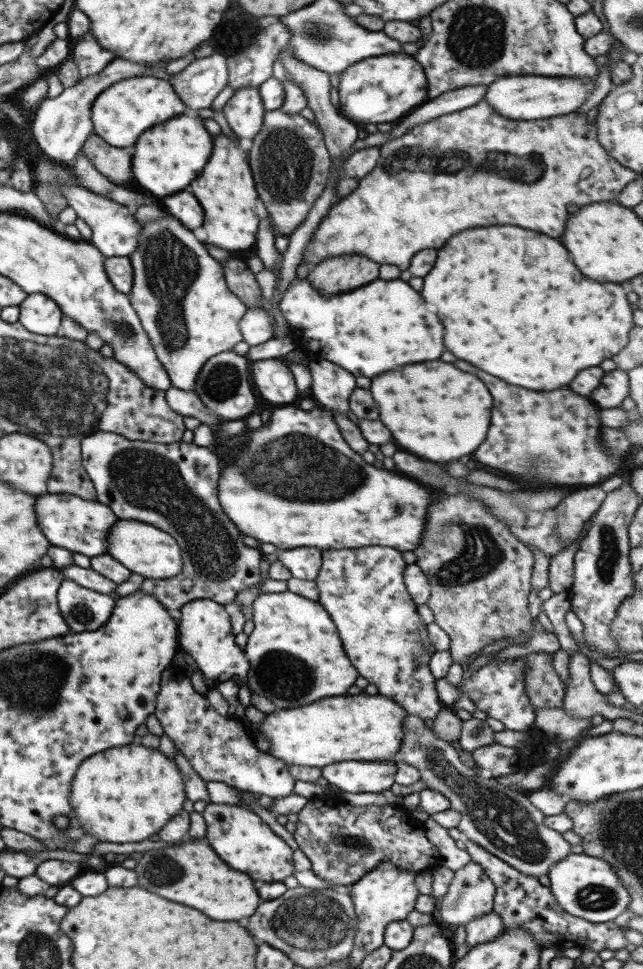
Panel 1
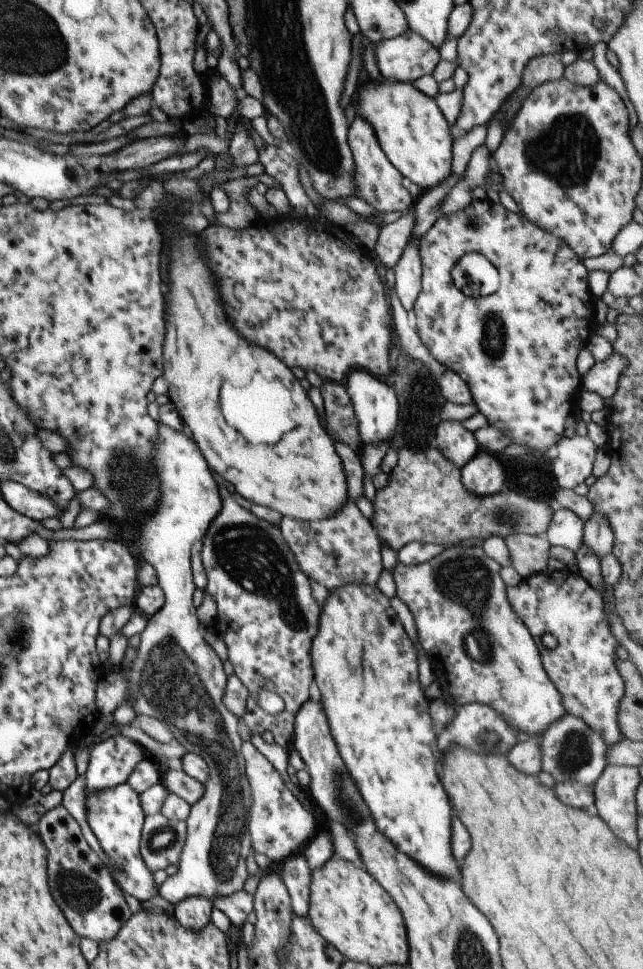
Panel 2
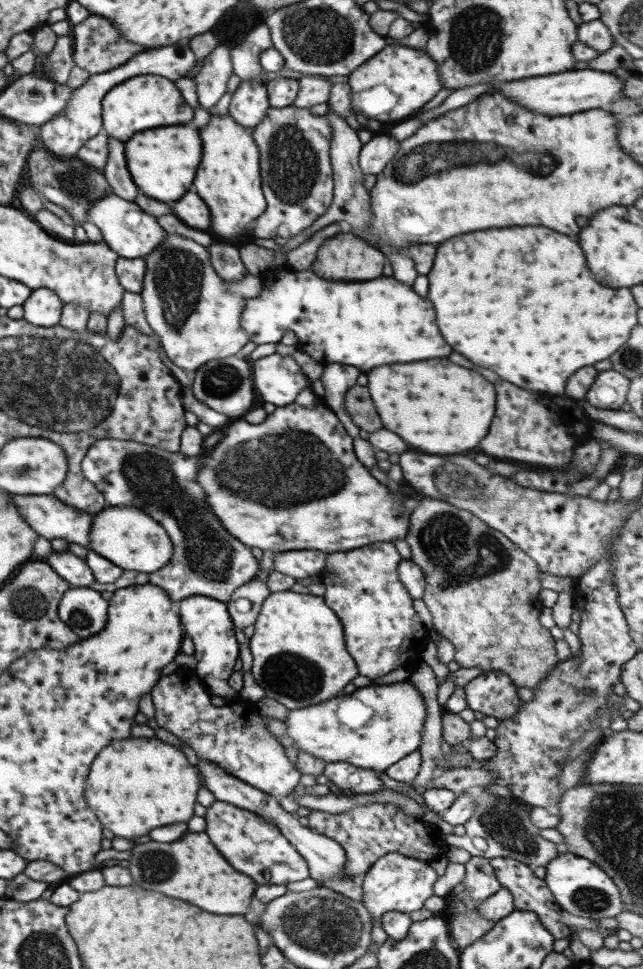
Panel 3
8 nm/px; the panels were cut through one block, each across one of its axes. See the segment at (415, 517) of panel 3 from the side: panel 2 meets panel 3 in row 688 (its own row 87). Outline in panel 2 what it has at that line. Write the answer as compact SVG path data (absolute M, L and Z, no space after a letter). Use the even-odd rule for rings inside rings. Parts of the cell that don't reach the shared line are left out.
M561 53L535 56L523 69L522 84L532 89L542 83L562 78L565 66L560 58Z

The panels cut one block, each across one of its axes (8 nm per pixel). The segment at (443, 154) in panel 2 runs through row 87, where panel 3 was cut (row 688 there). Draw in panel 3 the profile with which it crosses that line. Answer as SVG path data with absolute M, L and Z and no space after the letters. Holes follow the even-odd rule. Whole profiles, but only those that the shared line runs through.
M408 680L390 684L375 684L368 688L357 688L350 696L344 696L338 706L334 700L326 700L322 704L299 708L290 711L285 719L286 735L294 740L299 750L319 758L325 763L347 762L360 768L371 771L385 771L392 764L402 760L403 756L419 751L424 729L425 719L428 714L426 704L418 688Z

